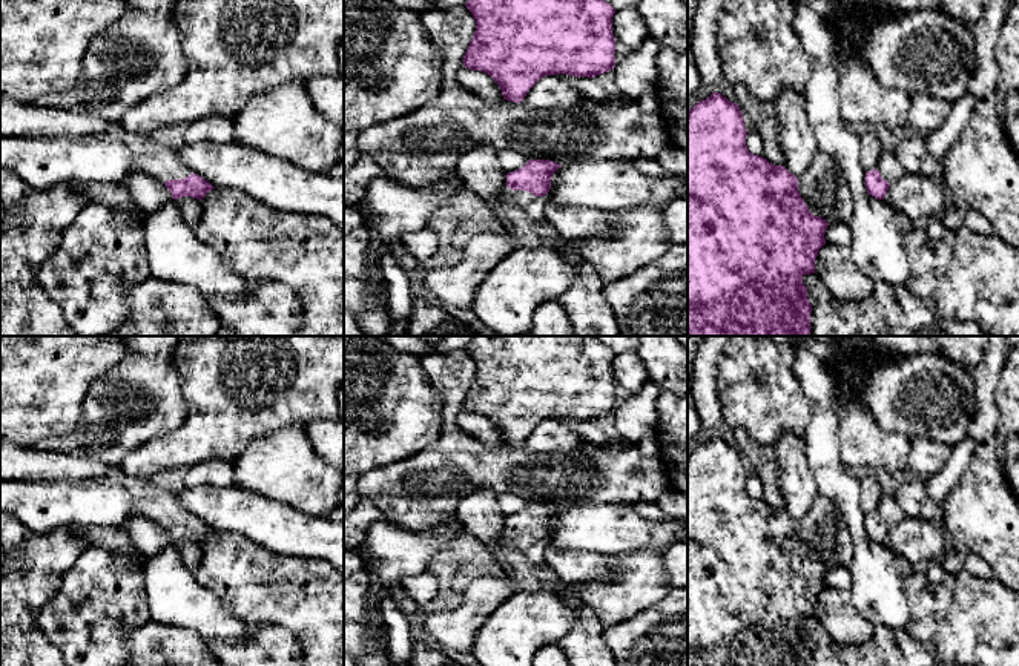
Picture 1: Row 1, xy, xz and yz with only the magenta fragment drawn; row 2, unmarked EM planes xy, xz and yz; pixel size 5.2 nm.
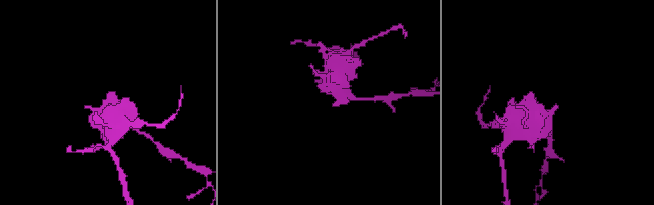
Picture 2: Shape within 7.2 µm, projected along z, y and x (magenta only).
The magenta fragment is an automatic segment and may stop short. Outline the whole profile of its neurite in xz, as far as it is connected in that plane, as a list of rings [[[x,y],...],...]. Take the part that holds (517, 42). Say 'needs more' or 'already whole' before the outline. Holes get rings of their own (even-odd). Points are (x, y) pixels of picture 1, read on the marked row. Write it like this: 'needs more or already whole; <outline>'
already whole; [[[468,0],[465,6],[476,20],[476,32],[463,66],[493,77],[503,100],[520,103],[546,75],[592,78],[615,66],[615,9],[605,0]]]

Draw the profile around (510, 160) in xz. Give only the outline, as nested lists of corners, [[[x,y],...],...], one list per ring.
[[[500,150],[497,158],[505,173],[522,169],[529,160],[517,150]]]

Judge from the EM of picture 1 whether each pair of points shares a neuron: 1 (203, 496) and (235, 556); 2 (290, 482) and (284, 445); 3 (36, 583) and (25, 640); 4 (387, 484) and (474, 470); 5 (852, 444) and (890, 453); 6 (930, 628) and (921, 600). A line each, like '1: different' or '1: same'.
1: different
2: same
3: same
4: same
5: same
6: same

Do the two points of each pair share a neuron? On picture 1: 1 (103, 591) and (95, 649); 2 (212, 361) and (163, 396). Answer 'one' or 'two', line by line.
1: one
2: two

